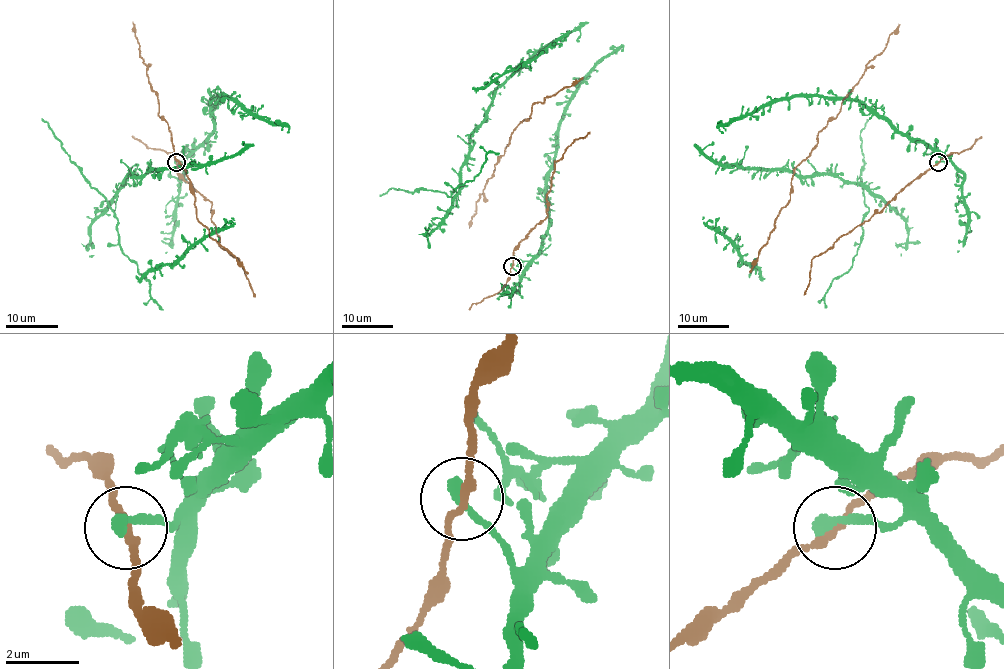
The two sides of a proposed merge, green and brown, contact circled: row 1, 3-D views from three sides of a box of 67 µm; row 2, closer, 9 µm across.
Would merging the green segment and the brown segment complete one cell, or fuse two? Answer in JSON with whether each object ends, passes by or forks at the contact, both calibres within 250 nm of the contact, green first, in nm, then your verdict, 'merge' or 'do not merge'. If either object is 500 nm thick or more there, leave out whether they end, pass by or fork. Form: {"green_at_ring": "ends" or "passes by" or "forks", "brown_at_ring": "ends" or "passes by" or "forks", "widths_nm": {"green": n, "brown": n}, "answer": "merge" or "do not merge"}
{"green_at_ring": "ends", "brown_at_ring": "passes by", "widths_nm": {"green": 360, "brown": 190}, "answer": "merge"}

